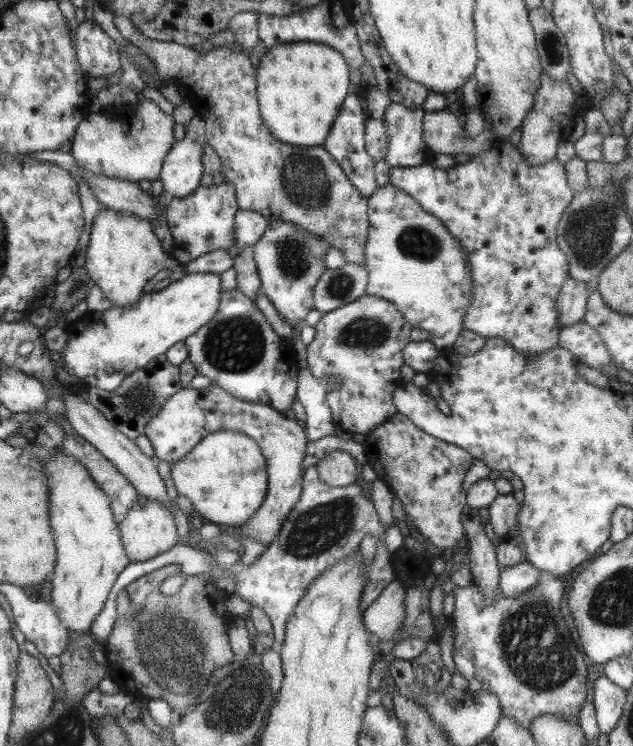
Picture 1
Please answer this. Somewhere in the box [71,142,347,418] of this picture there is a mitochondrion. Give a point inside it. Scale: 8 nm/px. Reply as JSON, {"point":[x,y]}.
{"point":[236,344]}

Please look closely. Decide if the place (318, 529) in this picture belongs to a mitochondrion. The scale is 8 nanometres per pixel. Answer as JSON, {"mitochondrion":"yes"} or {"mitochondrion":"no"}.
{"mitochondrion":"yes"}

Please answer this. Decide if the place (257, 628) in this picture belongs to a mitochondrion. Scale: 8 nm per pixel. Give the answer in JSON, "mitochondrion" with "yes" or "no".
{"mitochondrion":"no"}

